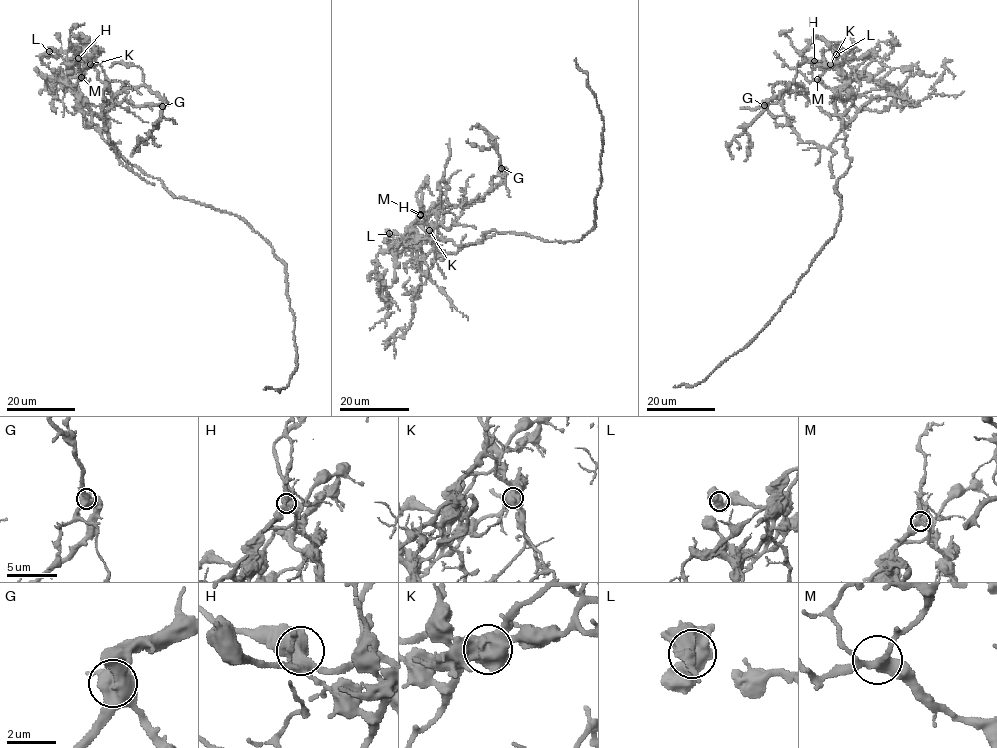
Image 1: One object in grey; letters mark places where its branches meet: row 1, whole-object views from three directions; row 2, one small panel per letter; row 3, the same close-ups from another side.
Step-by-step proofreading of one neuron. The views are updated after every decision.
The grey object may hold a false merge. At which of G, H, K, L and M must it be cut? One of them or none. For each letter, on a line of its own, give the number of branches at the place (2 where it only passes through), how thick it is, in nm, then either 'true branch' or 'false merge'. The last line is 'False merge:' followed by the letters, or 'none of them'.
G: 4 branches meet; 600 nm thick; true branch
H: 2 branches meet; 750 nm thick; true branch
K: 4 branches meet; 800 nm thick; false merge
L: 3 branches meet; 500 nm thick; true branch
M: 4 branches meet; 360 nm thick; true branch
False merge: K

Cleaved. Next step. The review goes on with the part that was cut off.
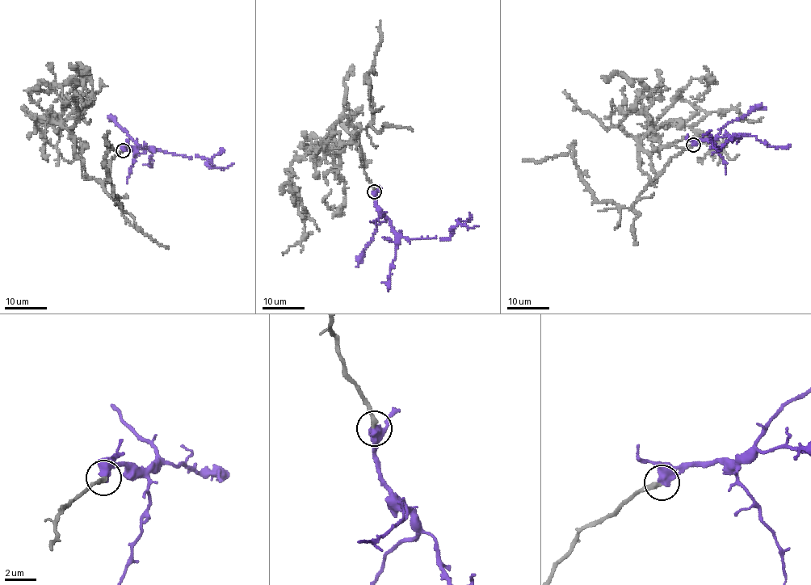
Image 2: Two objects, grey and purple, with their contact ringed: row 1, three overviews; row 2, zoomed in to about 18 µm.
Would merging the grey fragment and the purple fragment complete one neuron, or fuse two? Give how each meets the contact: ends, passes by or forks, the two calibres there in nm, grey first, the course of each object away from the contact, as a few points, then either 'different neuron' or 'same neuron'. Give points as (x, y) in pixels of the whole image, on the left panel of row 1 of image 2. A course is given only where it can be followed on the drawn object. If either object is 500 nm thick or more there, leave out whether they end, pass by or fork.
calibres 300 and 650 nm; course grey (123, 149), (112, 157), (108, 178), (91, 178), (66, 129), (32, 119), (52, 110), (50, 124), (34, 121); course purple (123, 149), (123, 146), (141, 146), (188, 157), (202, 157), (210, 166), (216, 153), (223, 151), (220, 151); same neuron

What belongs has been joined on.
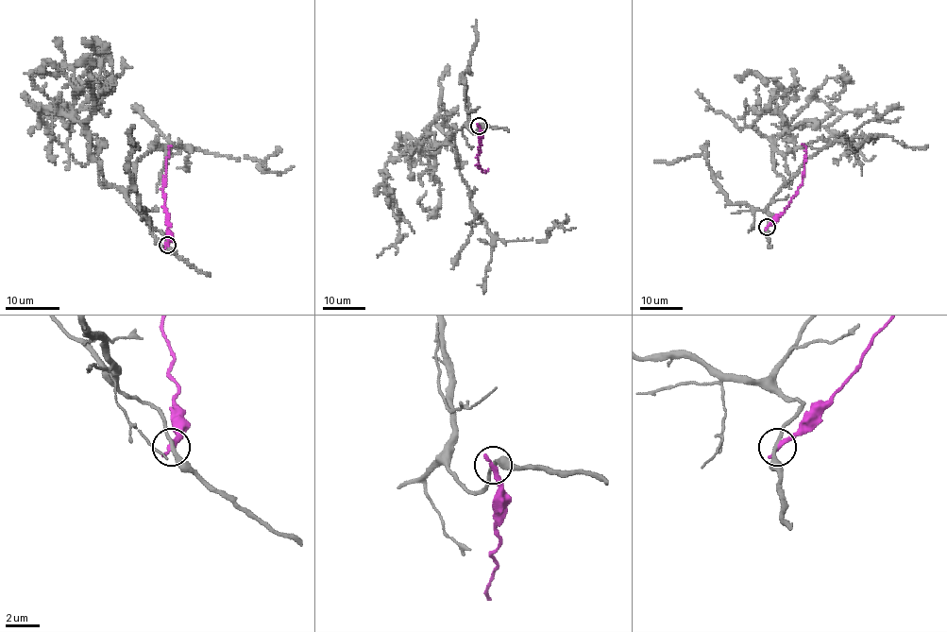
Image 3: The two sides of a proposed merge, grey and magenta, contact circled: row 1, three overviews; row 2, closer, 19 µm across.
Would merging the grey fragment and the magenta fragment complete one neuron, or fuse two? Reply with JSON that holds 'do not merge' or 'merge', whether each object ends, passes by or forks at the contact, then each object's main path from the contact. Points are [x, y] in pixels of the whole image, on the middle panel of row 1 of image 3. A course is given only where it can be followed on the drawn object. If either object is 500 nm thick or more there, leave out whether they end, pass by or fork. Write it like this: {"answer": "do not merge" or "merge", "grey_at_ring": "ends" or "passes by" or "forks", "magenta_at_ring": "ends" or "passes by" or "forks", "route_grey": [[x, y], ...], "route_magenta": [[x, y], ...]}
{"answer": "do not merge", "grey_at_ring": "passes by", "magenta_at_ring": "ends", "route_grey": [[479, 126], [472, 132], [462, 127], [438, 145], [428, 132], [386, 162], [398, 239], [377, 256]], "route_magenta": [[479, 126], [477, 165], [483, 172], [488, 169]]}

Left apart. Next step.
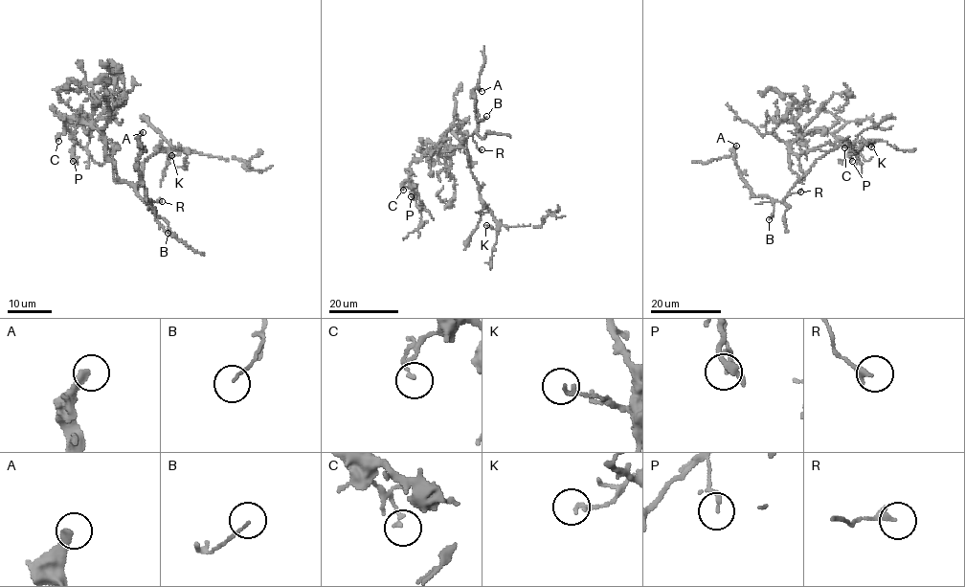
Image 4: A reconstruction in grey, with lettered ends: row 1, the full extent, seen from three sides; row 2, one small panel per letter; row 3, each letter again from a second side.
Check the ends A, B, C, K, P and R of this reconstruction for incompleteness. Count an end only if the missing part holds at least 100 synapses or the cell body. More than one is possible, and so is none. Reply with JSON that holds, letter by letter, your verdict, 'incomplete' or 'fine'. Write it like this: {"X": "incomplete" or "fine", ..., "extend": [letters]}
{"A": "incomplete", "B": "fine", "C": "fine", "K": "fine", "P": "fine", "R": "fine", "extend": ["A"]}

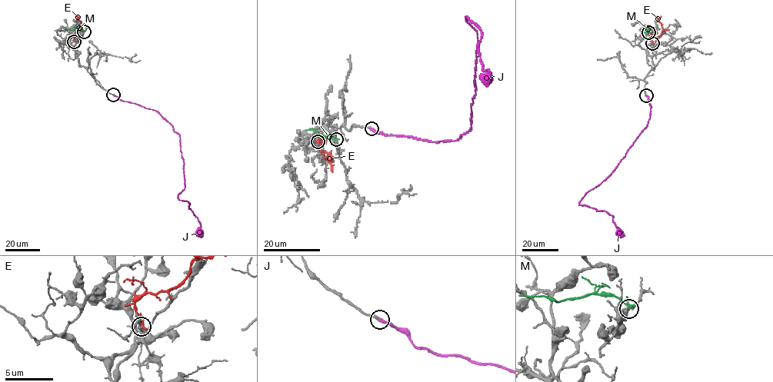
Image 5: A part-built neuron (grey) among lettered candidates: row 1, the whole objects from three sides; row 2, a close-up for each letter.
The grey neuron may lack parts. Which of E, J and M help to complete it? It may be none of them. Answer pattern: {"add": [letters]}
{"add": ["J"]}

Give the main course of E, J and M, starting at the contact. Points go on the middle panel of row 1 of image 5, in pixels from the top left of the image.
E: (318, 141), (324, 157), (328, 161), (332, 160), (324, 150)
J: (371, 128), (438, 141), (467, 132), (478, 45), (466, 16), (481, 34), (478, 53), (488, 81)
M: (336, 139), (321, 135), (314, 129), (305, 130)

